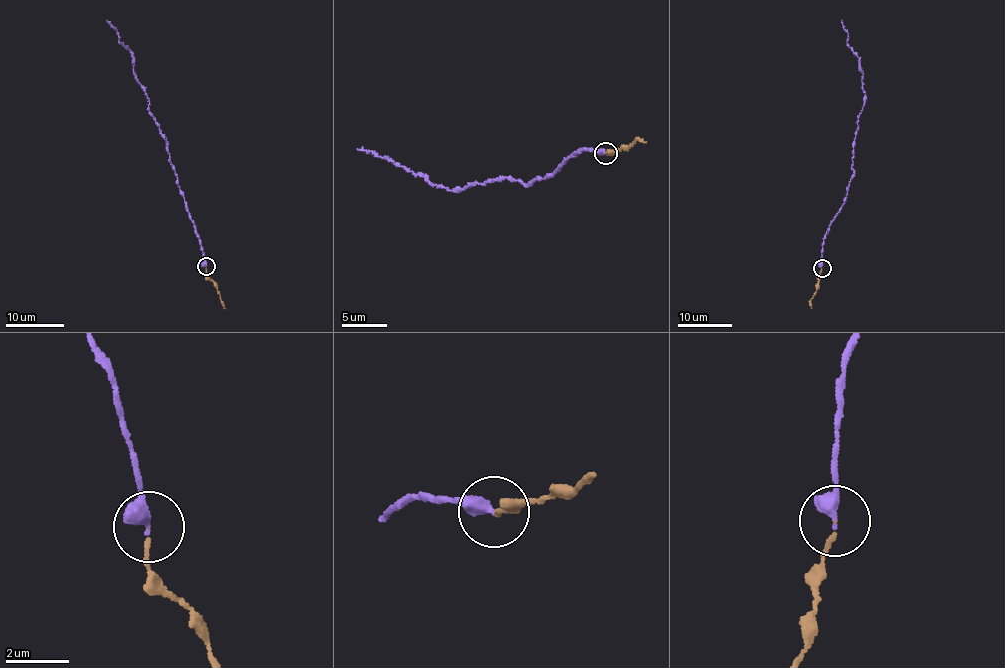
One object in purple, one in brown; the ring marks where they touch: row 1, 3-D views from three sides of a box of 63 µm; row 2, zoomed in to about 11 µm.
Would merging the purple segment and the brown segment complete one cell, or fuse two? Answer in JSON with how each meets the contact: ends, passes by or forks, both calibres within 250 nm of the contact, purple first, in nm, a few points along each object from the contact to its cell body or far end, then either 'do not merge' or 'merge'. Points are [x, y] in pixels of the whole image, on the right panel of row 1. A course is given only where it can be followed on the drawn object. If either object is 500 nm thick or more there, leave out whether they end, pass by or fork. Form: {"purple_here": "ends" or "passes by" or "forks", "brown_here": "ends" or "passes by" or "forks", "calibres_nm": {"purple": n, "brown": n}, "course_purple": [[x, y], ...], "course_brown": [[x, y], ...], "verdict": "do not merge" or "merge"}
{"purple_here": "ends", "brown_here": "ends", "calibres_nm": {"purple": 460, "brown": 100}, "course_purple": [[821, 268], [823, 239], [844, 202], [853, 173], [853, 146], [866, 94], [860, 62], [847, 44], [842, 20]], "course_brown": [[821, 268], [811, 301], [811, 308]], "verdict": "merge"}

